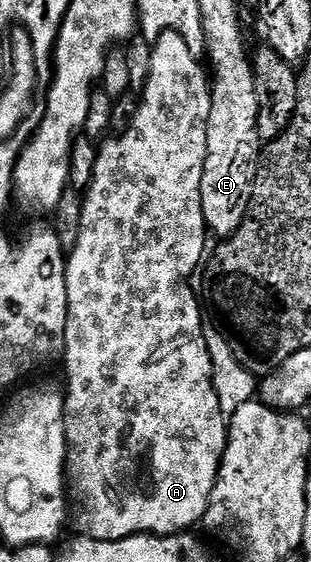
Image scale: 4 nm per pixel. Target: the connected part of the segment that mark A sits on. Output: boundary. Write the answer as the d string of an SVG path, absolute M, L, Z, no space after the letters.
M169 29L152 42L151 71L145 90L139 95L140 104L127 131L110 136L100 142L95 159L95 175L91 187L84 190L81 206L83 223L79 227L79 239L75 247L68 250L65 262L67 279L67 335L65 336L65 479L67 497L71 502L71 521L77 524L77 533L93 537L97 541L121 541L124 537L135 537L147 533L169 537L173 533L192 530L205 520L205 512L211 499L211 491L217 482L221 456L225 454L225 443L229 439L227 420L221 414L219 396L212 385L212 361L204 339L207 326L203 320L203 305L198 294L189 286L189 276L198 272L205 253L207 230L203 219L203 167L207 159L207 127L211 115L211 77L206 66L197 62L193 49L188 45L186 34Z

